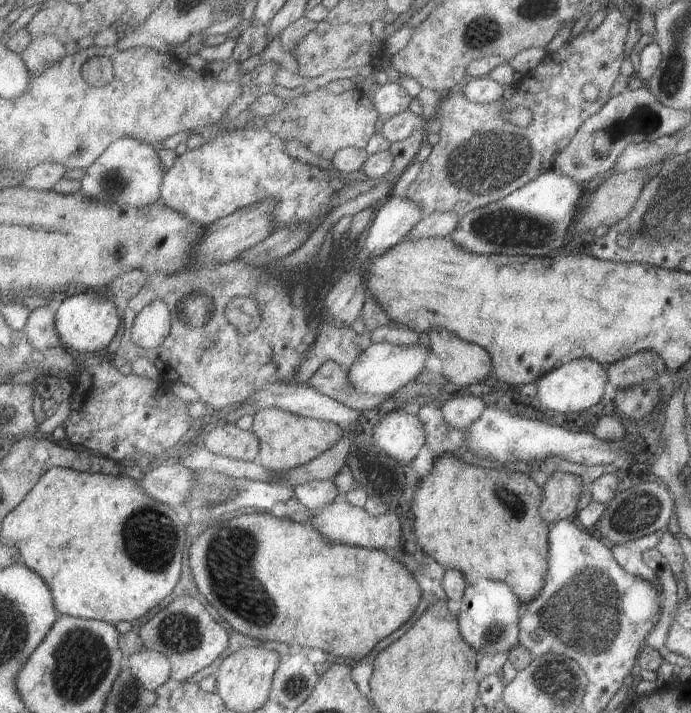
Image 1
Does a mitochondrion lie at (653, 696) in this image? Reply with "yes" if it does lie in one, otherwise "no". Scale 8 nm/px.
no

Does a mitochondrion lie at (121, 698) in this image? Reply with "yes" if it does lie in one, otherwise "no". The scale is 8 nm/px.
yes

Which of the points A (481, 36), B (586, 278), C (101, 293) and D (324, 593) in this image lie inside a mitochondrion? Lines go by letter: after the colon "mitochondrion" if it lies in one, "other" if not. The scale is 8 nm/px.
A: mitochondrion
B: other
C: other
D: other

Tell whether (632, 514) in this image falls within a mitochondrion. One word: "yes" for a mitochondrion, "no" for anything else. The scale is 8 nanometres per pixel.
yes

